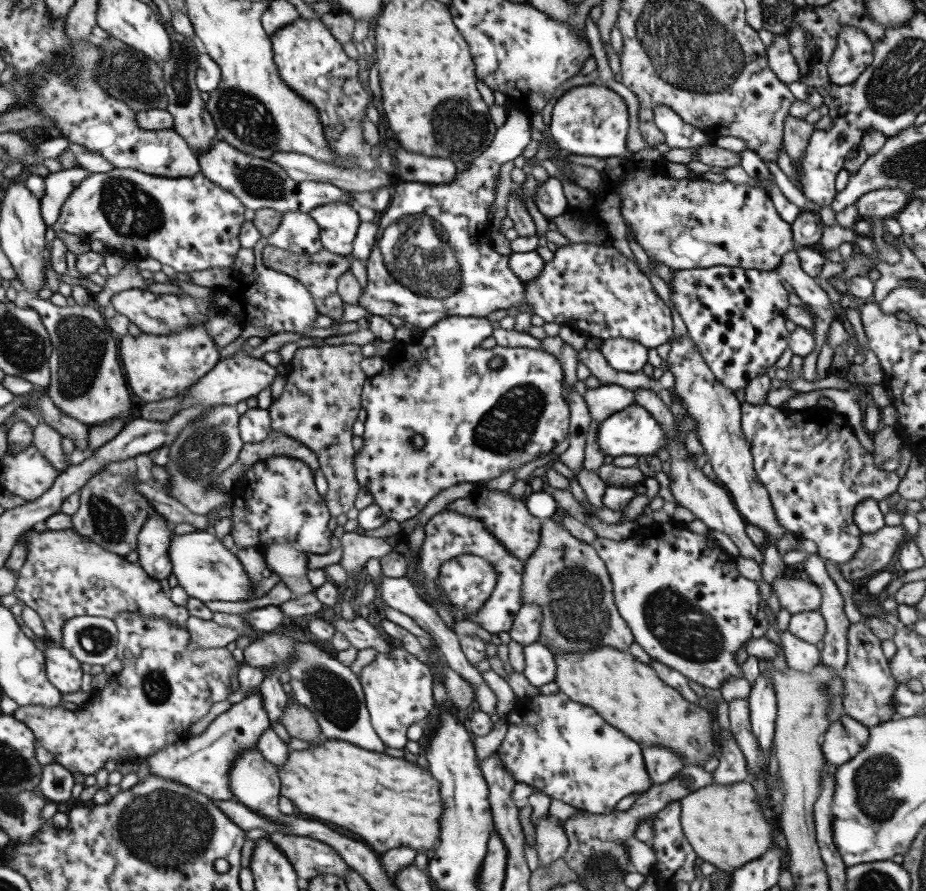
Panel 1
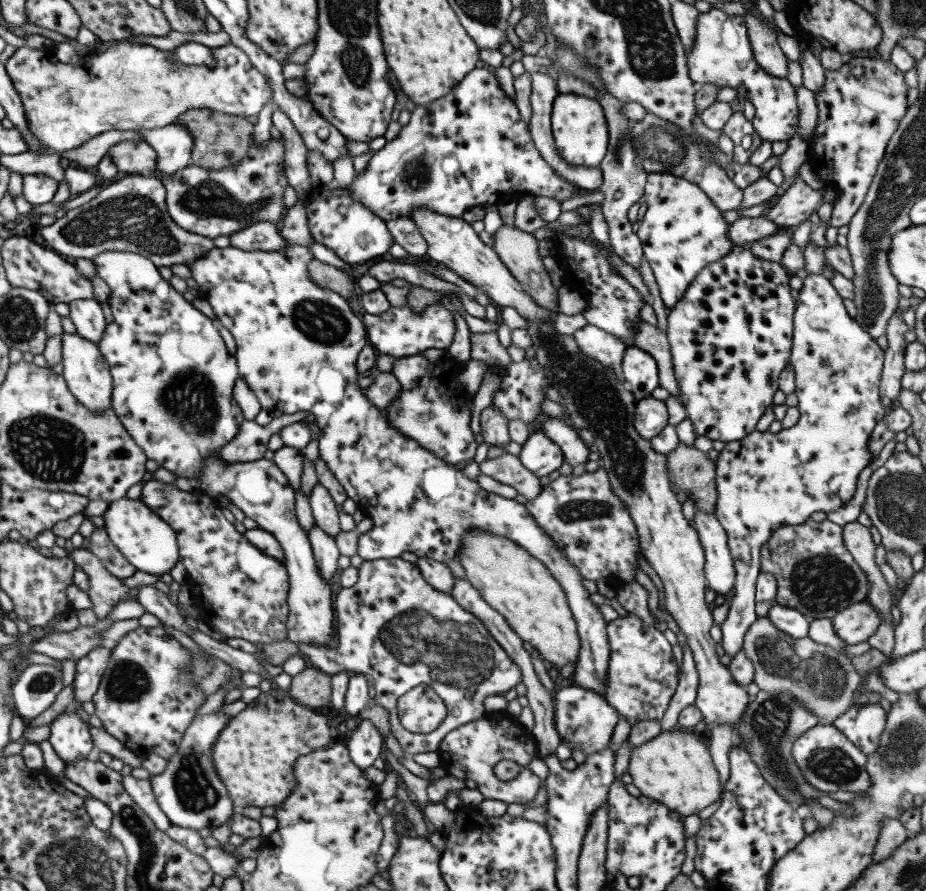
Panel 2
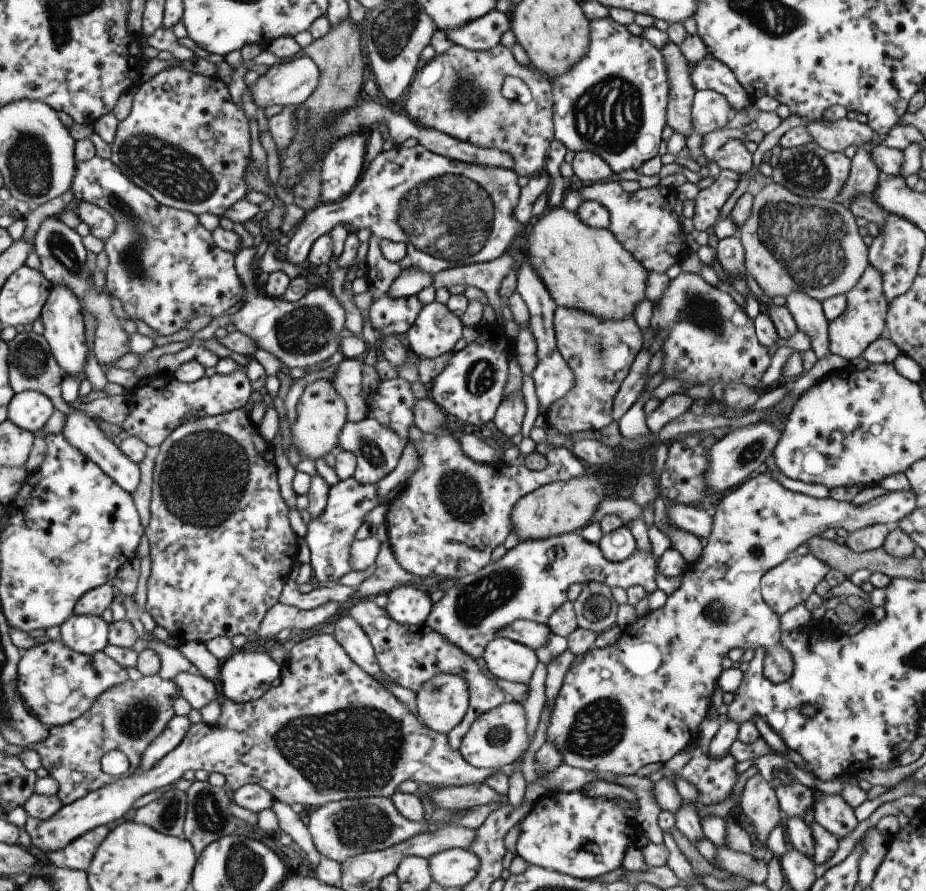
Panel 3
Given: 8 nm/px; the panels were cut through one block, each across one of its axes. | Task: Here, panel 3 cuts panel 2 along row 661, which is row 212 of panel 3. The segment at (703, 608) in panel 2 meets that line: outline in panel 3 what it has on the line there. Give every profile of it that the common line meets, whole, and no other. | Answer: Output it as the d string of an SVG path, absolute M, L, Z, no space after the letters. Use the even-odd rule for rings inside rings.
M722 169L712 186L700 190L695 199L693 215L695 233L706 231L718 220L722 206L736 190L740 173Z

